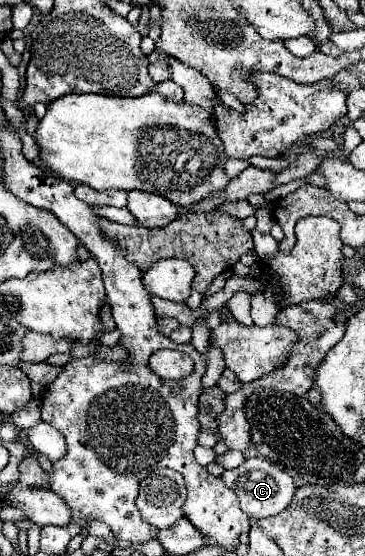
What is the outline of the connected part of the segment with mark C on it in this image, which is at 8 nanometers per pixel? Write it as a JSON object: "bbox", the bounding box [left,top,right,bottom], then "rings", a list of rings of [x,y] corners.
{"bbox":[221,457,295,519],"rings":[[[263,457],[245,459],[245,463],[239,465],[237,469],[225,471],[221,479],[229,489],[233,489],[237,493],[241,509],[251,519],[263,519],[263,517],[273,517],[273,515],[281,513],[291,503],[291,497],[295,493],[295,483],[293,483],[291,475],[277,469],[271,461],[267,461]]]}

